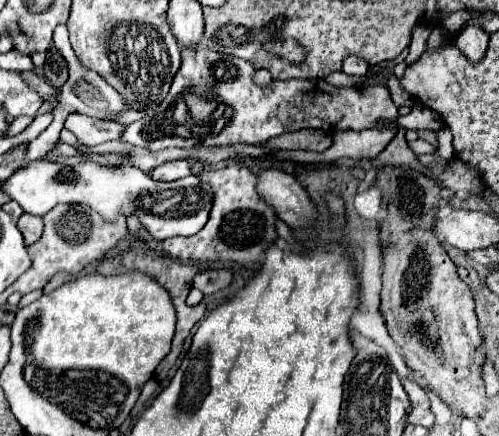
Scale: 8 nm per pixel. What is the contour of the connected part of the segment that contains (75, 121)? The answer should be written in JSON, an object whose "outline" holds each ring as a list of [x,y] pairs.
{"outline":[[[70,114],[66,118],[66,128],[70,132],[74,132],[76,138],[84,146],[96,146],[96,144],[108,142],[108,140],[118,140],[122,136],[122,132],[126,130],[126,126],[122,126],[118,122],[106,122],[106,120],[90,118],[84,114]]]}

